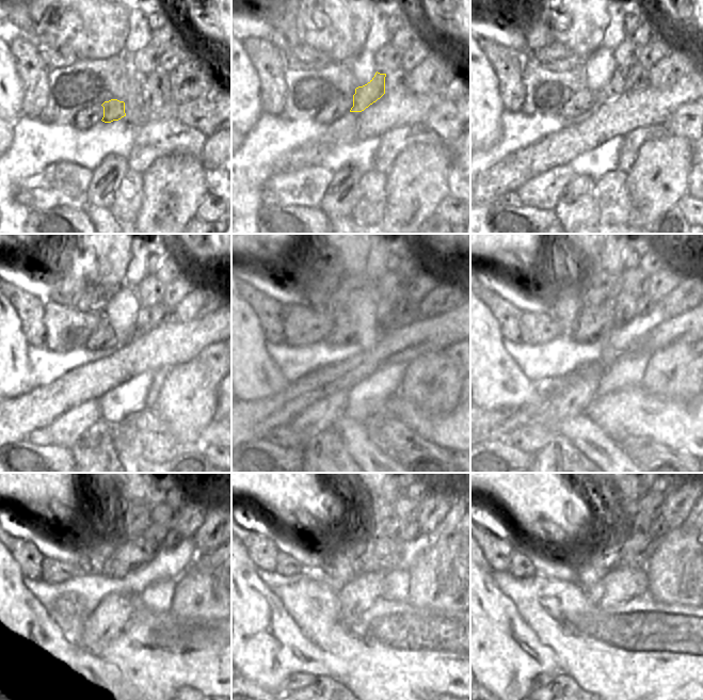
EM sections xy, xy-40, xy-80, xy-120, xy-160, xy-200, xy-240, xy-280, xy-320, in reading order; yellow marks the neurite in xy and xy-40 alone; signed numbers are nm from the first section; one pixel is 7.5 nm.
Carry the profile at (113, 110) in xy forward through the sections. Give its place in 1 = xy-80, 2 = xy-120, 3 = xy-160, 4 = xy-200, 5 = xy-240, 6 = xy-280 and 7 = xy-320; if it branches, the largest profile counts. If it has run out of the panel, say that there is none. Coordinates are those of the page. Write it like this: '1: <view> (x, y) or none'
1: xy-80 (617, 85)
2: xy-120 (144, 317)
3: xy-160 (385, 318)
4: xy-200 (624, 305)
5: xy-240 (155, 535)
6: xy-280 (396, 528)
7: xy-320 (641, 522)

